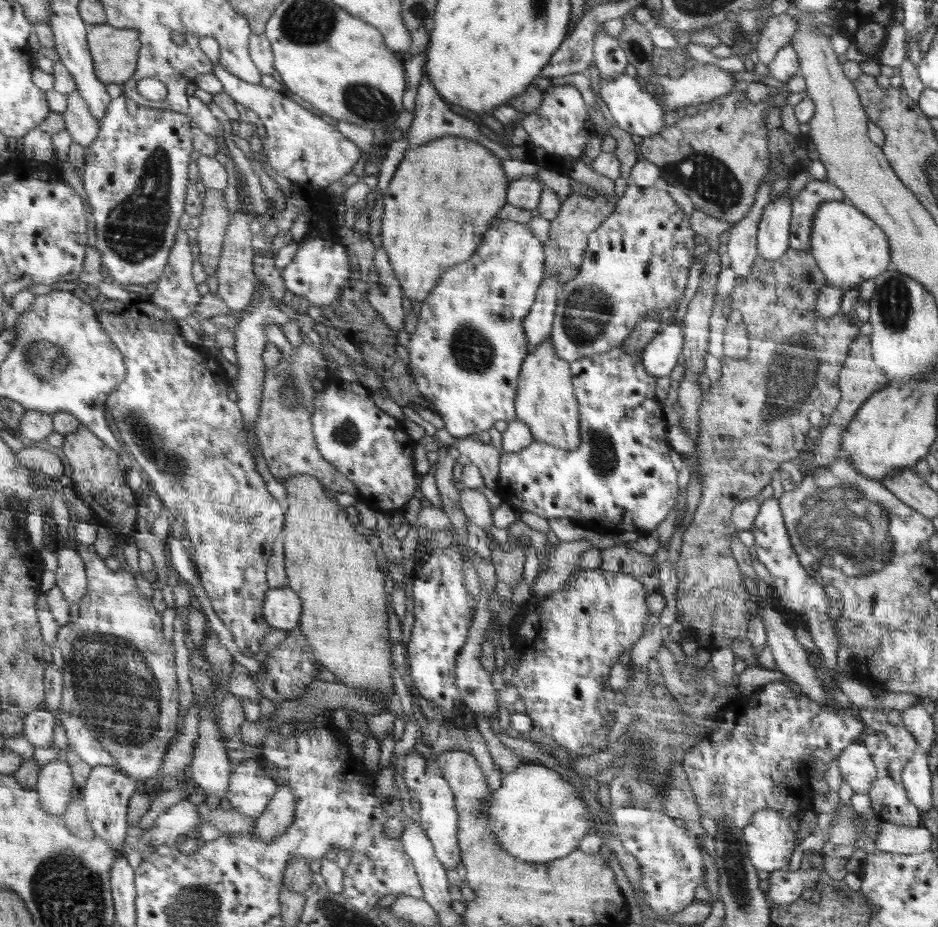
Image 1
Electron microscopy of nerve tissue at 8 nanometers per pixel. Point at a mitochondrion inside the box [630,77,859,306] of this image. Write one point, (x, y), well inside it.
(710, 178)

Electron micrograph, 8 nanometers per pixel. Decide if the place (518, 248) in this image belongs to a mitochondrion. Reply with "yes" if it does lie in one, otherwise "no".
no

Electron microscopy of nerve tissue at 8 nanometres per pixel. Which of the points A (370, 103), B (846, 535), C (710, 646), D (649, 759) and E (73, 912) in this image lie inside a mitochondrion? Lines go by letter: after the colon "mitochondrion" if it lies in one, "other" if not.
A: mitochondrion
B: mitochondrion
C: other
D: mitochondrion
E: mitochondrion

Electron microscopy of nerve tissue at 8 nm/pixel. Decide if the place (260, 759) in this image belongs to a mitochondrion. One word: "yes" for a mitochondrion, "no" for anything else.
no

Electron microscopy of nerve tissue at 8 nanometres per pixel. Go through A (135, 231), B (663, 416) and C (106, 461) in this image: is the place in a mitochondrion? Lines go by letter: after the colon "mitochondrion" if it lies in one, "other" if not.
A: mitochondrion
B: other
C: other

